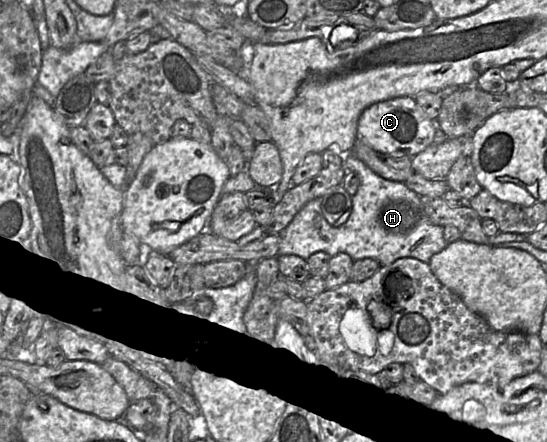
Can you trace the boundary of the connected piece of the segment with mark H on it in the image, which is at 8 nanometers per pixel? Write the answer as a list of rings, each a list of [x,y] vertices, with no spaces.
[[[352,153],[345,155],[344,169],[354,172],[360,180],[358,190],[352,196],[352,210],[346,222],[338,227],[328,224],[321,213],[321,198],[313,199],[278,234],[278,255],[297,255],[306,260],[319,251],[330,257],[346,253],[353,260],[372,258],[385,266],[407,257],[428,263],[434,254],[447,246],[443,227],[429,220],[420,195],[407,188],[404,182],[380,177]]]

